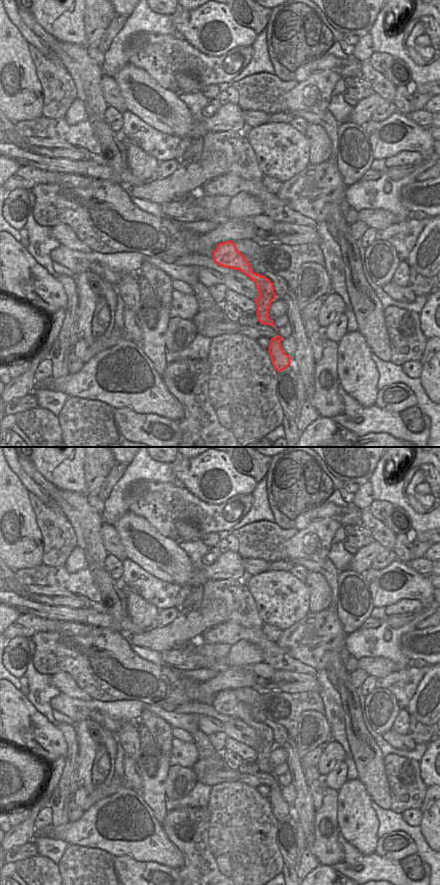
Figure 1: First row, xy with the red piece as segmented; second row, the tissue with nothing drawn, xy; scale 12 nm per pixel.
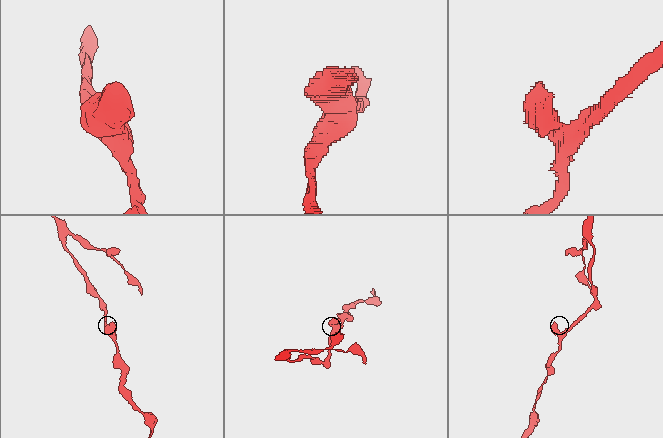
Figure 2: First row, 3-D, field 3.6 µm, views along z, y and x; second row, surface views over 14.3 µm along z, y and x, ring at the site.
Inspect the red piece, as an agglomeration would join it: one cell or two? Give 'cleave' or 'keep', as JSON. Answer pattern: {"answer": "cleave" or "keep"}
{"answer": "keep"}

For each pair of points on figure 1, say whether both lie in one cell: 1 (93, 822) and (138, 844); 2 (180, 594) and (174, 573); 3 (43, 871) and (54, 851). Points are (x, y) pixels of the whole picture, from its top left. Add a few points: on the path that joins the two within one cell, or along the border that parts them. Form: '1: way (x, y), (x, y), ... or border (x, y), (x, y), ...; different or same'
1: way (99, 835), (109, 841), (125, 841); same
2: border (155, 576), (171, 583), (189, 584), (192, 587); different
3: border (37, 854), (50, 858), (56, 864); different

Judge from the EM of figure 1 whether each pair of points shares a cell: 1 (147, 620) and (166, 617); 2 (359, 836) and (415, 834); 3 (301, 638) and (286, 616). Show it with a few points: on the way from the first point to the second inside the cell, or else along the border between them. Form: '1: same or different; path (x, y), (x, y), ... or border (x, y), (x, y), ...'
1: different; border (159, 611), (156, 623)
2: different; border (375, 812), (378, 818), (378, 838)
3: different; border (308, 612), (300, 620), (283, 630)

